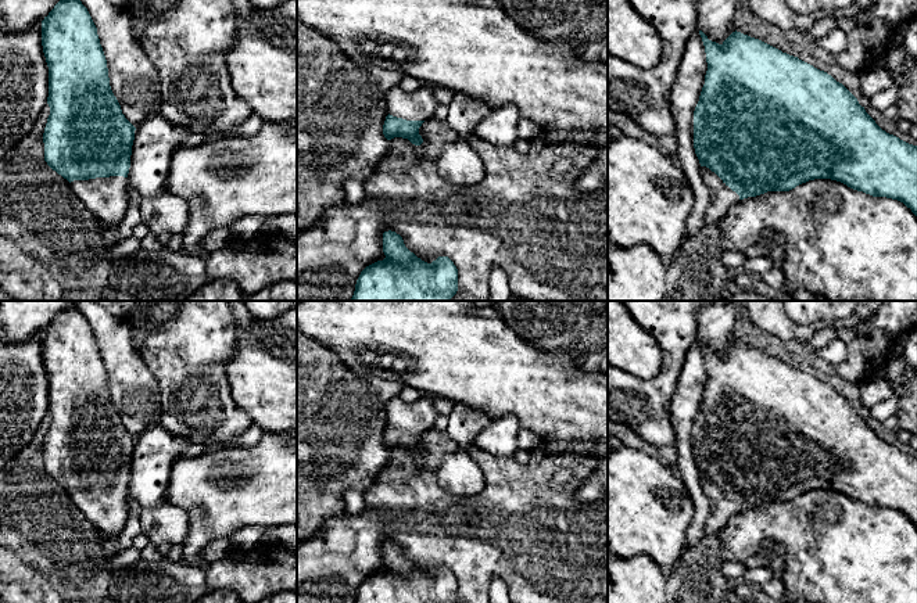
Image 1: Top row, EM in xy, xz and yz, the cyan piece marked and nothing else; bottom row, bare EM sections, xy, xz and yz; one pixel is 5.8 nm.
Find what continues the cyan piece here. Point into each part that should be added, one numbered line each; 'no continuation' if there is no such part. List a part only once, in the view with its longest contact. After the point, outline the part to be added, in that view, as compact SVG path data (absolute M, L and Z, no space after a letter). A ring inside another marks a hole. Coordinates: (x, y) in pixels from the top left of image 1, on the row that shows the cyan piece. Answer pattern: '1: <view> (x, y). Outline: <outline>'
1: xy (106, 197). Outline: M123 176L74 180L69 183L74 193L104 225L119 225L125 218L129 198L128 179Z

